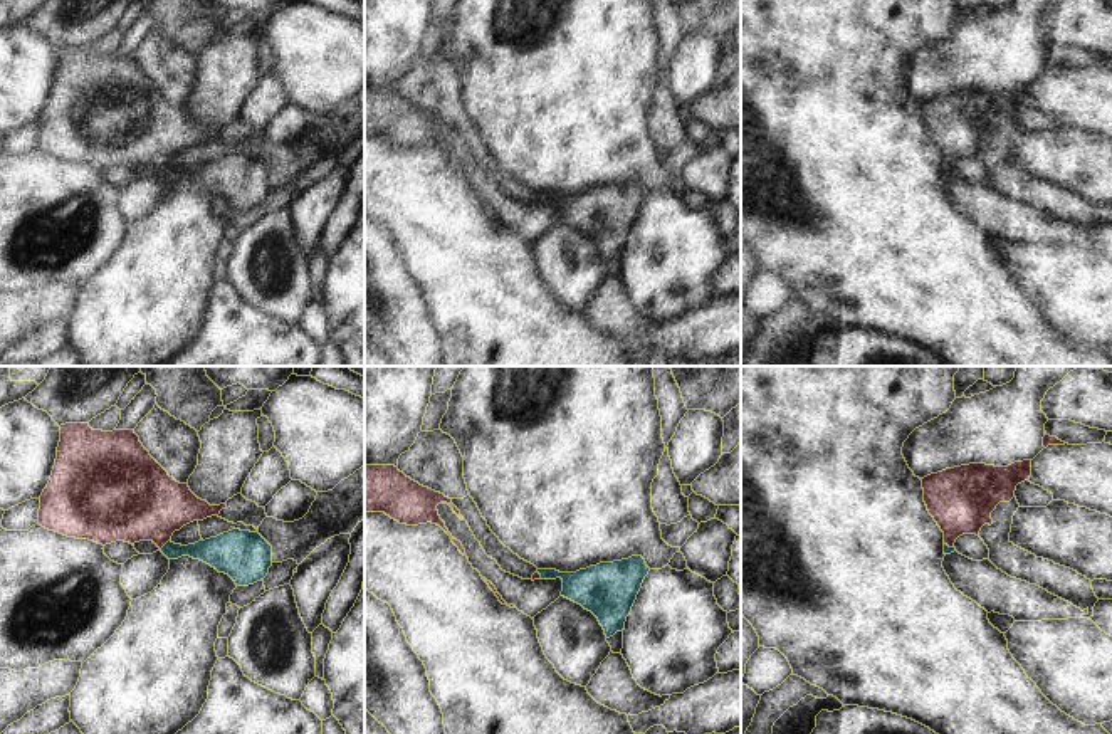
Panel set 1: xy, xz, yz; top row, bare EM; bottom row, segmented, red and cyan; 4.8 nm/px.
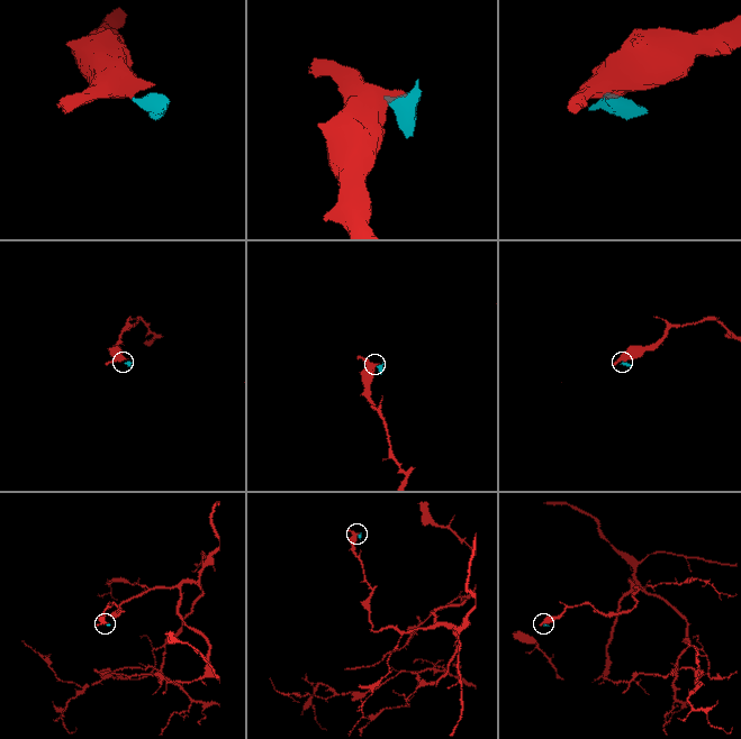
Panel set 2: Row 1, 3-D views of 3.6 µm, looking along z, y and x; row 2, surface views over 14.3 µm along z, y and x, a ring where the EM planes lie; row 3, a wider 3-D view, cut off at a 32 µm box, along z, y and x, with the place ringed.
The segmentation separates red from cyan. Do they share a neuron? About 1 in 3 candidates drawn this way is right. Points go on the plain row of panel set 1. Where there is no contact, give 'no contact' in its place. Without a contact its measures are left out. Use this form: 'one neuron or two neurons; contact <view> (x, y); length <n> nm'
two neurons; contact xy (165, 167); length 80 nm

